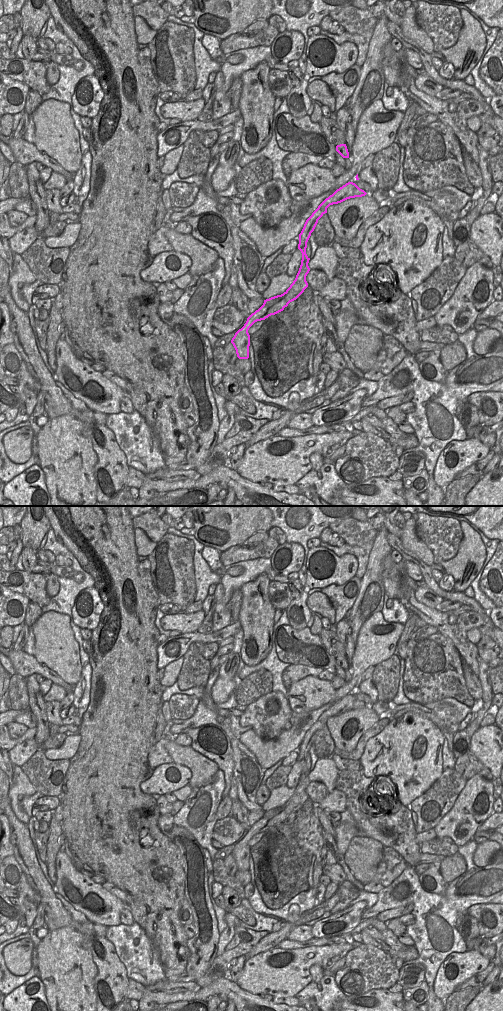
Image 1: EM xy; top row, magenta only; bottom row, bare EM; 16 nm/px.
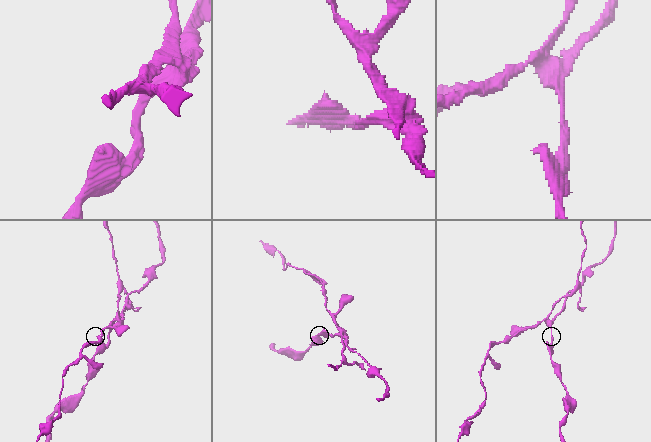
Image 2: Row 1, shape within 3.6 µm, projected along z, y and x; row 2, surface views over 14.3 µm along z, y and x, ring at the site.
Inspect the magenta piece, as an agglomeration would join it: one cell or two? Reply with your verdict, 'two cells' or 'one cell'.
two cells

